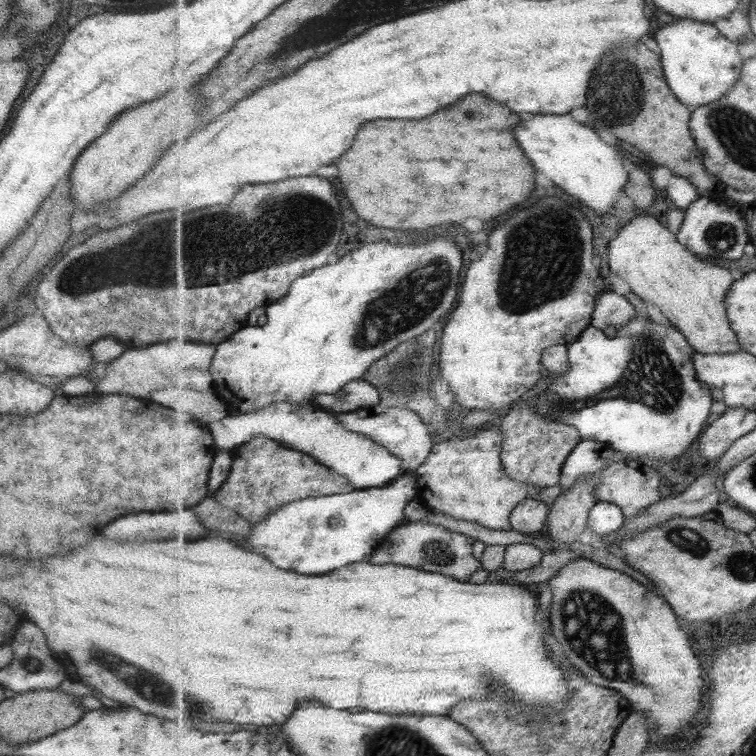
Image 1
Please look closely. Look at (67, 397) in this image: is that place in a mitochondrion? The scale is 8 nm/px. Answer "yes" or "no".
no

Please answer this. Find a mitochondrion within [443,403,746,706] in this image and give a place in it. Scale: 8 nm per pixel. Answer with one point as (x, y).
(603, 646)

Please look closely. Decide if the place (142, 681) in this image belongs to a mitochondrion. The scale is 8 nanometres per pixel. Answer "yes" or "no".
yes

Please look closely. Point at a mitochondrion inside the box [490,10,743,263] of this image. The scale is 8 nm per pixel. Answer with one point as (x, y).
(622, 93)

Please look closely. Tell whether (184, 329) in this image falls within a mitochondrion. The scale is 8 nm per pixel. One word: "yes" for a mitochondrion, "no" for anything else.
no

